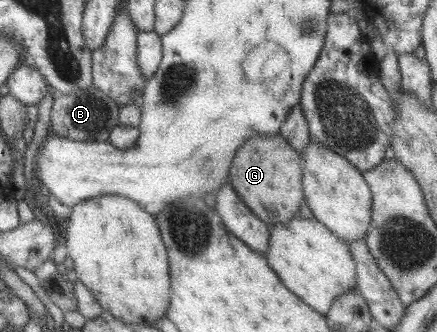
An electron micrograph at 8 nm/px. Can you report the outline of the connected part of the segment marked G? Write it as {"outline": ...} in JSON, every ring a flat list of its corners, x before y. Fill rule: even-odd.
{"outline":[[279,134,255,135,244,141,232,158,228,182,244,205,268,227,291,221,304,202,301,154]]}

